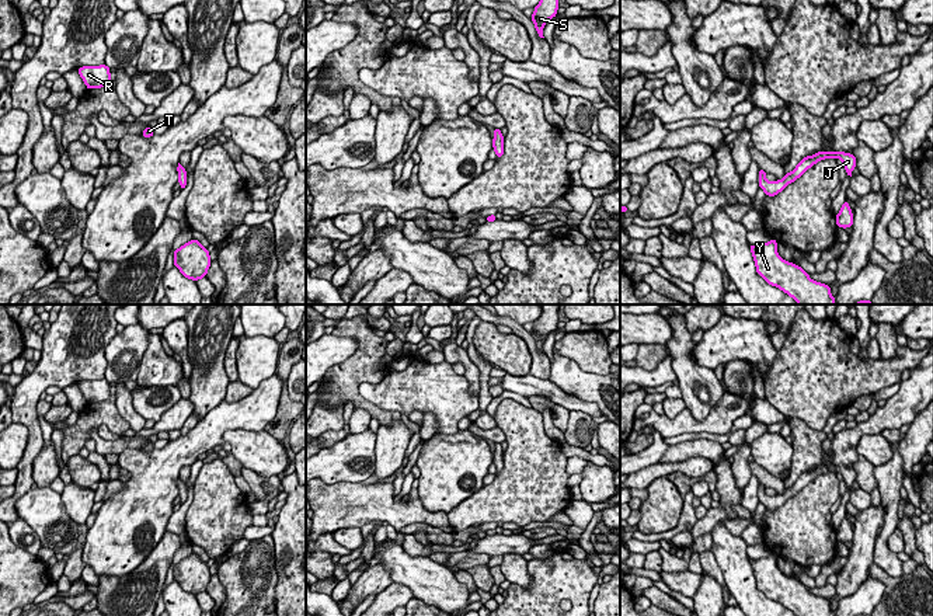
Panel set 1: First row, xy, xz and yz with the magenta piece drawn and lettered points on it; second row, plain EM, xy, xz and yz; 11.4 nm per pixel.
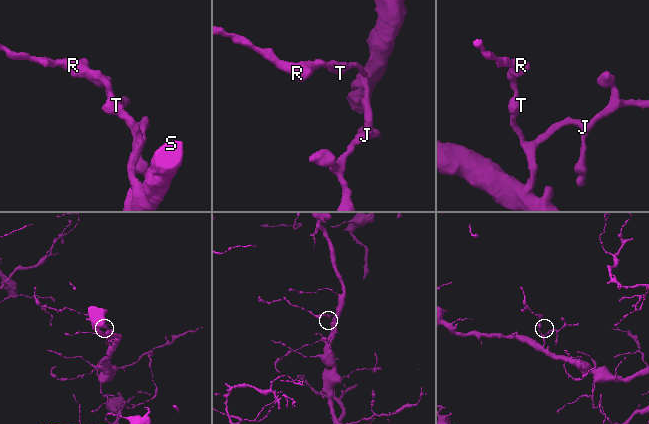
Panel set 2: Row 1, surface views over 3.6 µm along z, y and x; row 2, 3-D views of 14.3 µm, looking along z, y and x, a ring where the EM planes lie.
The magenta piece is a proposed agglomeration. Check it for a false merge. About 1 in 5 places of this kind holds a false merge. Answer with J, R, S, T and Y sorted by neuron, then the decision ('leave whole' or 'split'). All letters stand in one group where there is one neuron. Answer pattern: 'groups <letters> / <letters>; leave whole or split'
groups J R S T Y; leave whole

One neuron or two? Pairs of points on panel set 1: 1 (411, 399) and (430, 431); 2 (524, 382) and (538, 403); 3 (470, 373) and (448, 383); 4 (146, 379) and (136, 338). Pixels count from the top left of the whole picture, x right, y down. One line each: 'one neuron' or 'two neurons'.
1: two neurons
2: two neurons
3: two neurons
4: two neurons

